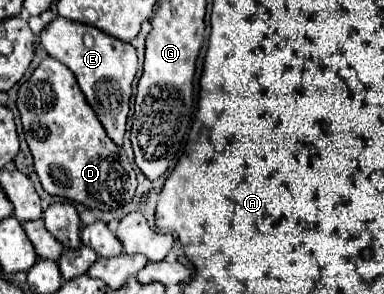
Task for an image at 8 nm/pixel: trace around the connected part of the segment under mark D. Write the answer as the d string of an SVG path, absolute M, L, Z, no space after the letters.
M47 56L31 78L19 86L17 110L45 192L97 210L115 210L131 202L137 188L133 164L121 158L119 146L103 132L101 122L65 64Z

